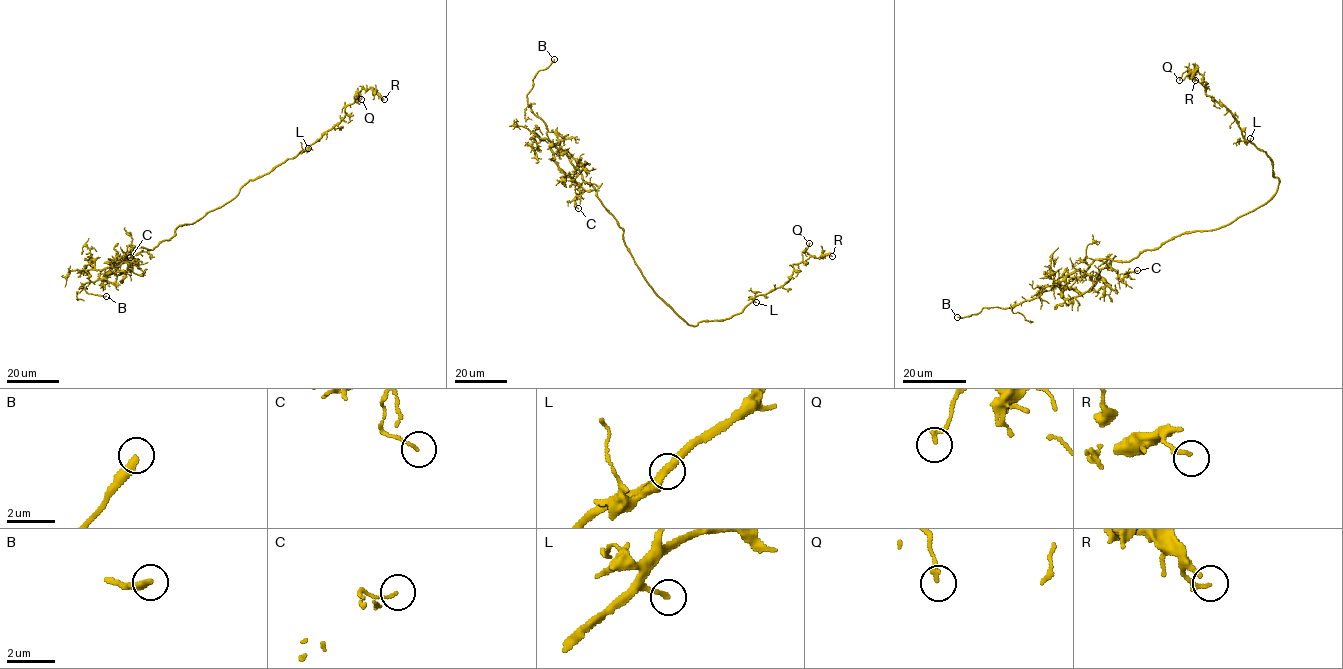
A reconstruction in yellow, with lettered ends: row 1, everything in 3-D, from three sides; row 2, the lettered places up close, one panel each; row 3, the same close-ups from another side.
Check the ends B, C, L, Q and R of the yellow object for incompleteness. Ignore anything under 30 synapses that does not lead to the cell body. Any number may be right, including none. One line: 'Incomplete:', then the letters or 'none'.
Incomplete: B, L

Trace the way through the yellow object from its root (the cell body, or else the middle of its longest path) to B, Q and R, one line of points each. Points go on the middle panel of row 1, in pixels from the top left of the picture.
B: (644, 276), (615, 218), (569, 156), (549, 139), (545, 123), (528, 103), (526, 94), (534, 77), (554, 59)
Q: (644, 276), (687, 323), (724, 320), (739, 314), (757, 296), (784, 284), (809, 243)
R: (644, 276), (682, 320), (695, 325), (739, 314), (757, 296), (784, 284), (793, 264), (811, 256), (832, 256)

